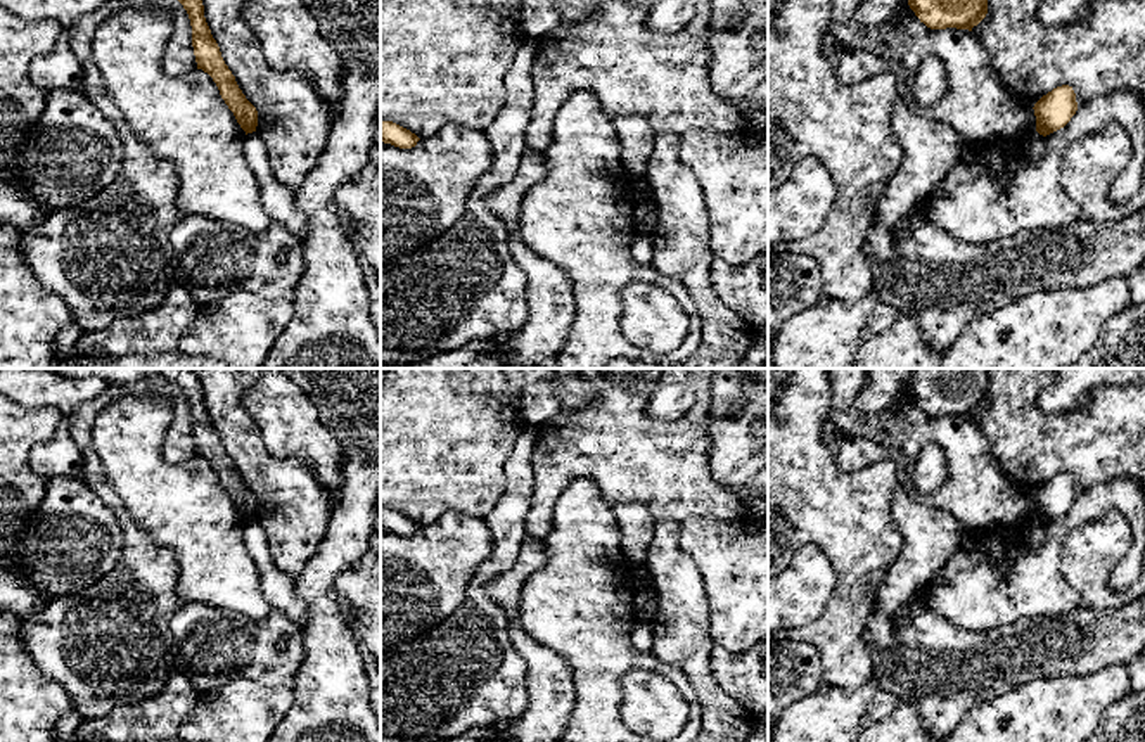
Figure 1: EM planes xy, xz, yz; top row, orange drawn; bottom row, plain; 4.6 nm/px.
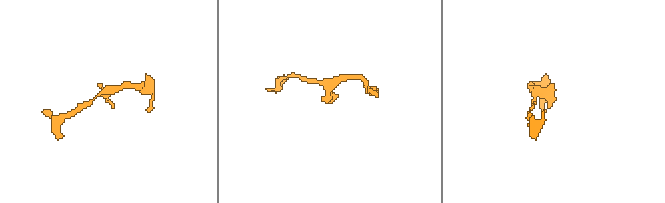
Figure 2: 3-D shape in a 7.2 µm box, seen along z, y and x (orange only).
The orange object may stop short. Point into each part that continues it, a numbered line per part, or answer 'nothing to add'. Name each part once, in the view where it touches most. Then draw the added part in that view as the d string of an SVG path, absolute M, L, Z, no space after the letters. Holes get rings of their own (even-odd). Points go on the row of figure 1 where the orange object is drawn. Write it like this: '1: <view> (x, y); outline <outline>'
nothing to add

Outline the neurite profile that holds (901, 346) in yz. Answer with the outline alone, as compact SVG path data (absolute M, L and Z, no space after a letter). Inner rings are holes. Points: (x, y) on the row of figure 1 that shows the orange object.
M899 313L887 330L860 348L853 368L943 368L941 356L924 341L915 318Z

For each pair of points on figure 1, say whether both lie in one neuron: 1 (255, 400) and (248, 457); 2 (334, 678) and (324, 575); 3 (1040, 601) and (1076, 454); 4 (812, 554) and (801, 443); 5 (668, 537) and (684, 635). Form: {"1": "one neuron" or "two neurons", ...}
{"1": "two neurons", "2": "one neuron", "3": "two neurons", "4": "two neurons", "5": "one neuron"}

